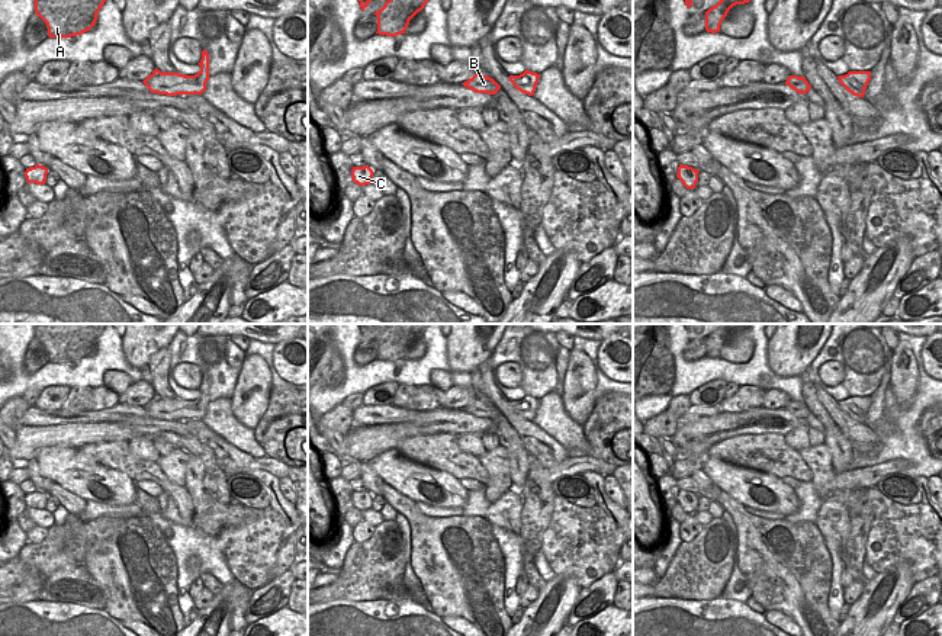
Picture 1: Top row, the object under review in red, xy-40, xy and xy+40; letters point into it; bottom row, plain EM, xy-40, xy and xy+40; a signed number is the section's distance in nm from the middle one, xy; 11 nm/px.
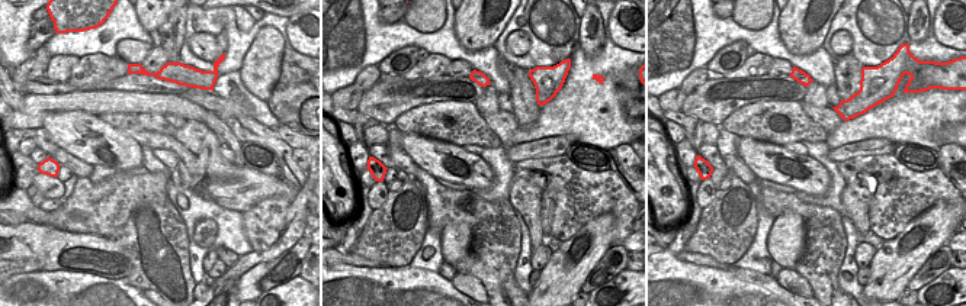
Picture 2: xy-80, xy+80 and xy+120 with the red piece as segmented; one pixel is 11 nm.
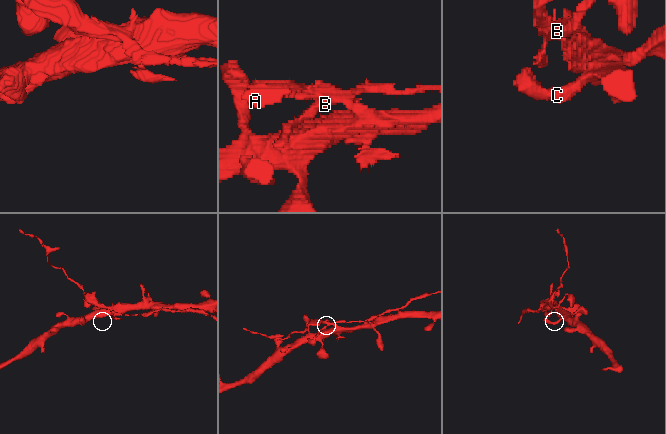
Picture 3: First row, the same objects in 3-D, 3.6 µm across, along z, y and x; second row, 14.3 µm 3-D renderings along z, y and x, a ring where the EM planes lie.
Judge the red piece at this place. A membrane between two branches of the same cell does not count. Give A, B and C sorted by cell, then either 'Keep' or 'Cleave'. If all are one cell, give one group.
Groups: A / B C. Cleave

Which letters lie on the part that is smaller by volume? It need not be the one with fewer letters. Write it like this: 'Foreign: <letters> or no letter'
Foreign: A

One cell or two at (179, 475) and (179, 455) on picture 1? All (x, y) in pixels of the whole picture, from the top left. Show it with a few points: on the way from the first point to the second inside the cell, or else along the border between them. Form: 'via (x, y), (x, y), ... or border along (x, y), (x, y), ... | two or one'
via (179, 471), (179, 459) | one

